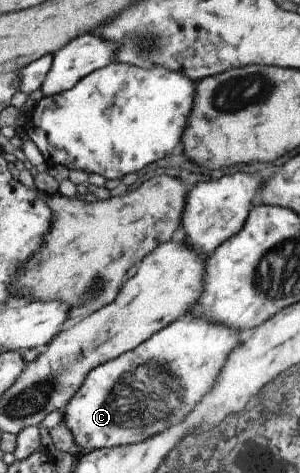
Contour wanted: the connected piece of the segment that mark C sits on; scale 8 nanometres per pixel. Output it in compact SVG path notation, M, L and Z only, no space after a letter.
M201 314L192 318L191 316L183 315L158 330L147 342L132 351L90 370L65 410L62 410L63 423L72 432L78 453L143 442L169 428L171 424L181 422L185 414L191 412L191 408L213 388L226 358L239 341L242 341L241 331L212 323Z

